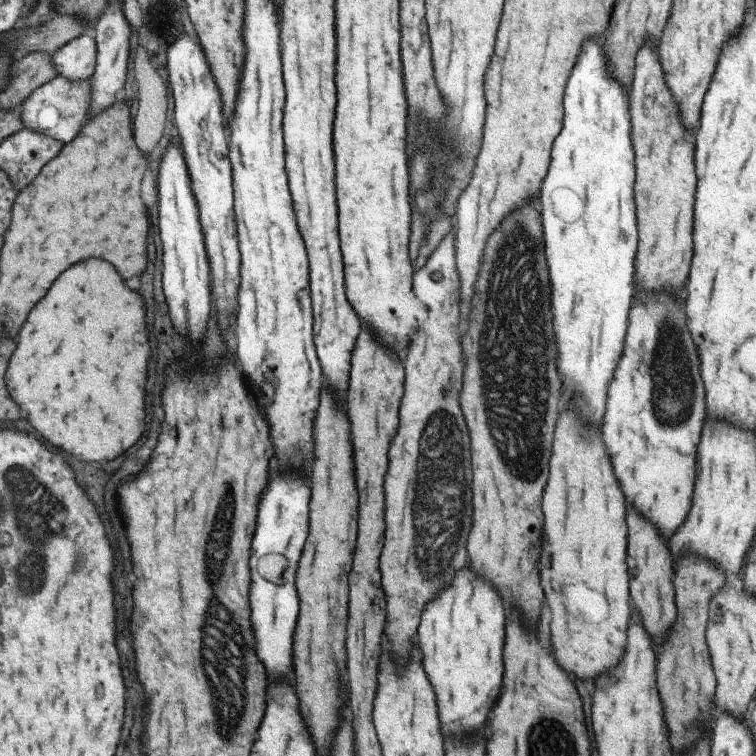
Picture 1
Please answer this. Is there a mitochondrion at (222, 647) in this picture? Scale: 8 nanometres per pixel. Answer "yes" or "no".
yes

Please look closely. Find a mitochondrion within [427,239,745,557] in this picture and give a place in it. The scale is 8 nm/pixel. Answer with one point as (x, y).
(670, 344)

